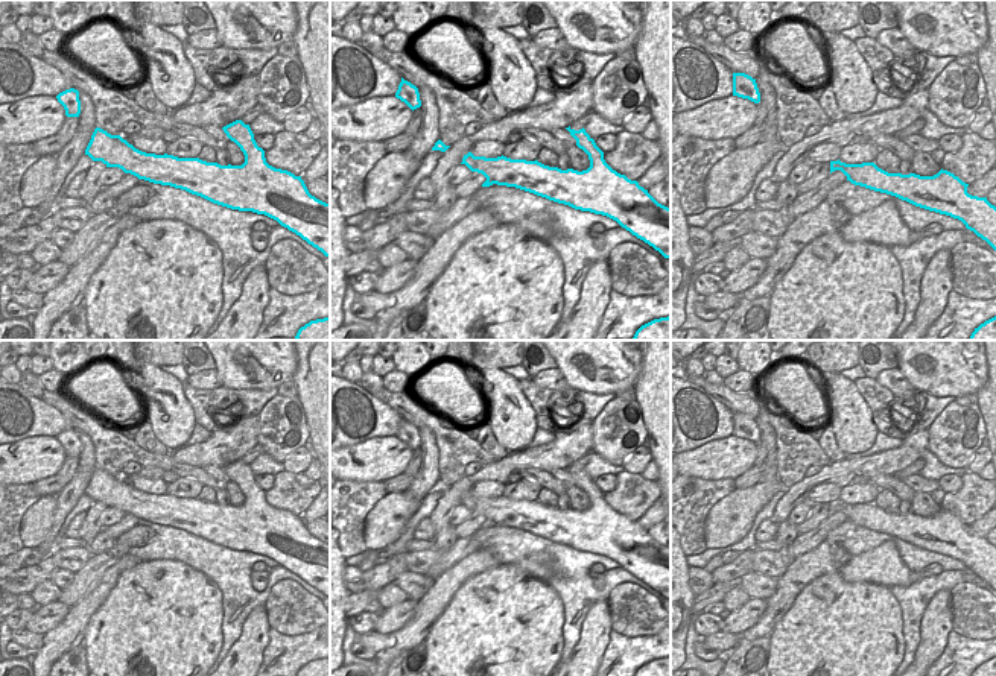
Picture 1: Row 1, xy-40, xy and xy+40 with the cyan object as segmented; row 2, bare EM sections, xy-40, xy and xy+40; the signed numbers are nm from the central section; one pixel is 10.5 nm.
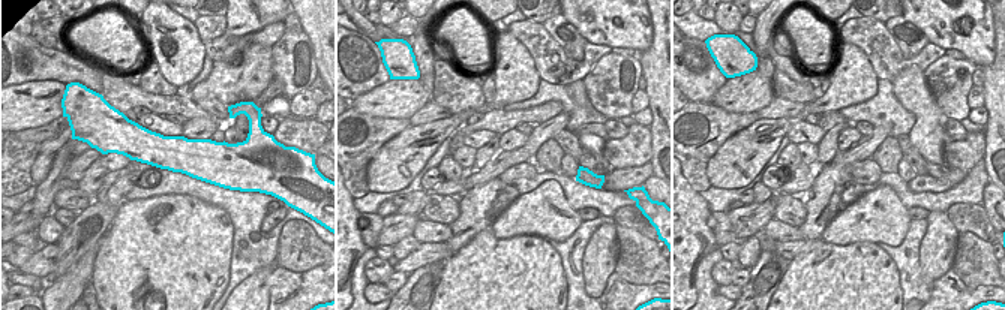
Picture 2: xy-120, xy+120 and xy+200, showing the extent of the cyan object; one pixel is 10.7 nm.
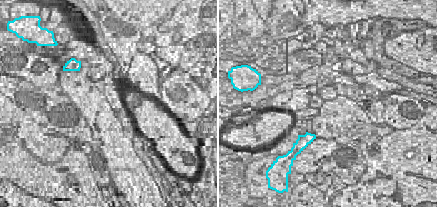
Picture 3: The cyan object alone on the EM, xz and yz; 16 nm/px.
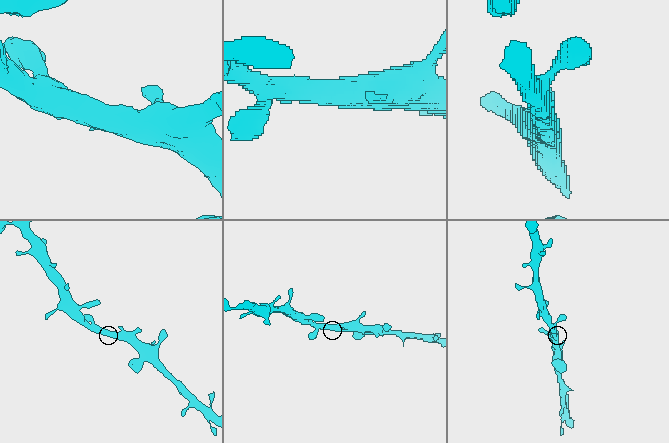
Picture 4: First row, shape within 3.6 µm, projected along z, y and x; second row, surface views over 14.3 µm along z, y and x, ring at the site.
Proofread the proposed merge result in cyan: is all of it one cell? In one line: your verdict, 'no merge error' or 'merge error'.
no merge error

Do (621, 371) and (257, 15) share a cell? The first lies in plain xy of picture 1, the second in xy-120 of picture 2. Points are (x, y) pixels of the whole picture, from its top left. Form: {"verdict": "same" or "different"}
{"verdict": "same"}

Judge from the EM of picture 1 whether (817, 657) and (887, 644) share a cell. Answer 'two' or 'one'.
one

